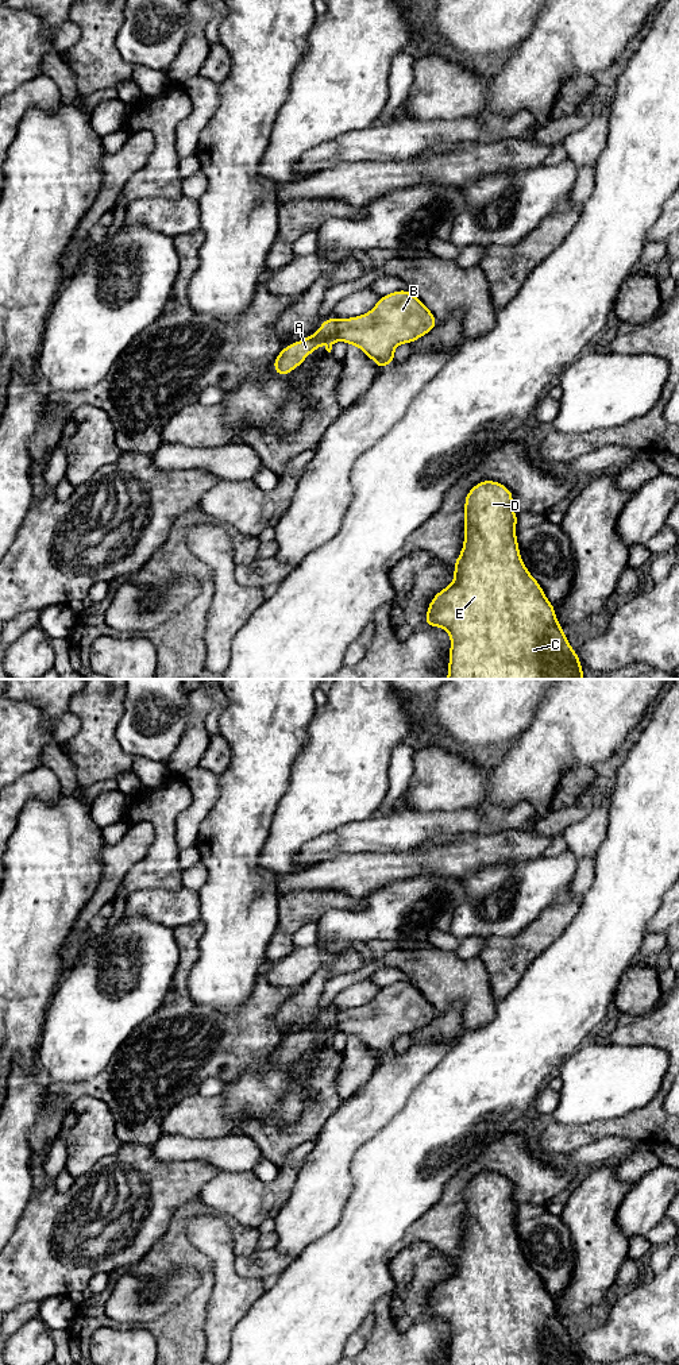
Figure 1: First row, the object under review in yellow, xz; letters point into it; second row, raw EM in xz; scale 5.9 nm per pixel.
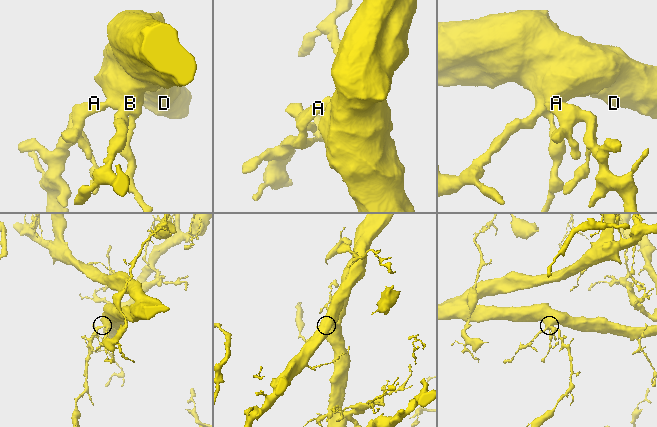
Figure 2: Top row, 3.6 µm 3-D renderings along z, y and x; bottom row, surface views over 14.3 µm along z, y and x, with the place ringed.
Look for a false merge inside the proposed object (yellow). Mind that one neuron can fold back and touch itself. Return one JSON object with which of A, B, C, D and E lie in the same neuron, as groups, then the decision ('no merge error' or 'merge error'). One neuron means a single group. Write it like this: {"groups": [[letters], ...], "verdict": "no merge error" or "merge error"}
{"groups": [["A", "B", "C", "D", "E"]], "verdict": "no merge error"}

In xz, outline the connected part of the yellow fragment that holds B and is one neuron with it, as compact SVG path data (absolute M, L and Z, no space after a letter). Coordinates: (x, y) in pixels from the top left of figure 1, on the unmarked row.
M396 982L379 988L370 1003L358 1009L327 1009L312 1027L281 1041L273 1053L274 1063L279 1068L289 1065L319 1041L321 1033L327 1034L325 1041L331 1044L336 1032L358 1037L381 1061L396 1053L394 1040L398 1036L412 1036L436 1015L437 1010L420 990L409 982Z

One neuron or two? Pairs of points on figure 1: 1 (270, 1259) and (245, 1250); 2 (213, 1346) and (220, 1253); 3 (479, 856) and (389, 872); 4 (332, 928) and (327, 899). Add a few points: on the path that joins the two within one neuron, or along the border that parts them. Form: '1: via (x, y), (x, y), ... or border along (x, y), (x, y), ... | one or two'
1: border along (257, 1249), (247, 1256), (236, 1257) | two
2: via (220, 1323), (224, 1313), (224, 1276) | one
3: via (456, 860), (412, 863) | one
4: border along (361, 909), (328, 909), (316, 921) | two

